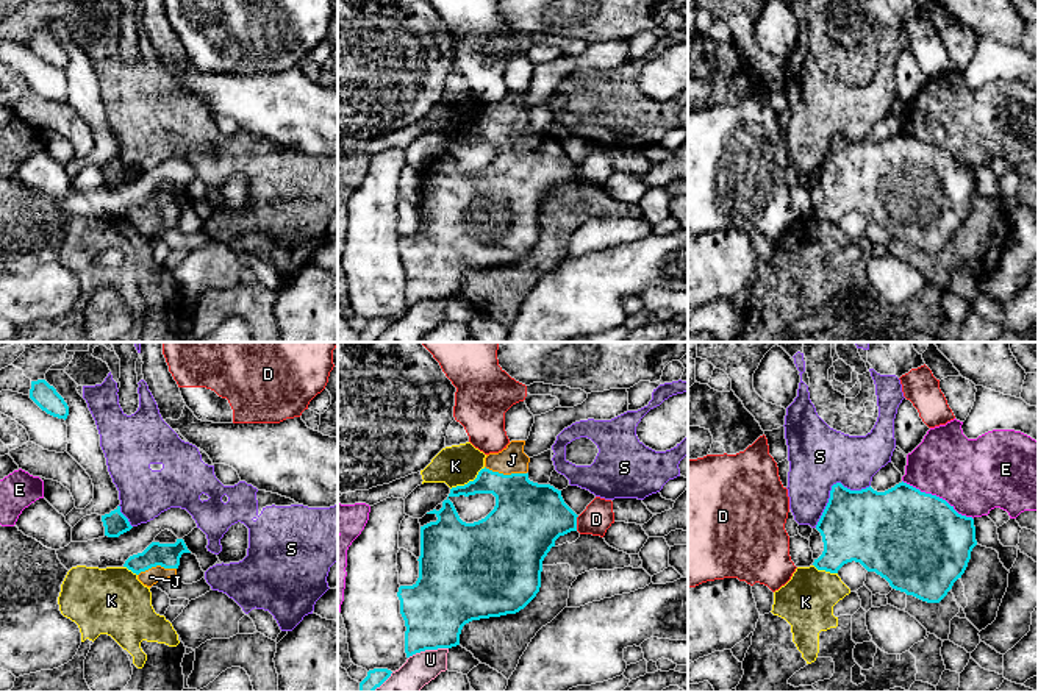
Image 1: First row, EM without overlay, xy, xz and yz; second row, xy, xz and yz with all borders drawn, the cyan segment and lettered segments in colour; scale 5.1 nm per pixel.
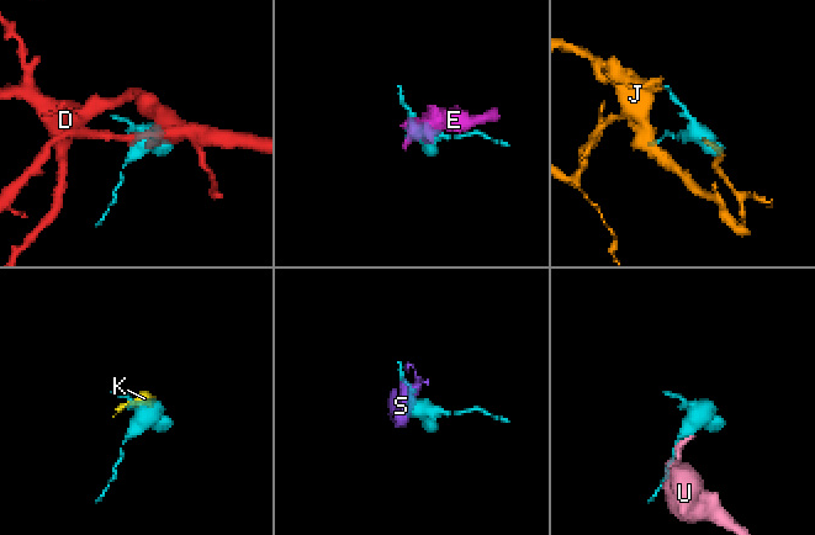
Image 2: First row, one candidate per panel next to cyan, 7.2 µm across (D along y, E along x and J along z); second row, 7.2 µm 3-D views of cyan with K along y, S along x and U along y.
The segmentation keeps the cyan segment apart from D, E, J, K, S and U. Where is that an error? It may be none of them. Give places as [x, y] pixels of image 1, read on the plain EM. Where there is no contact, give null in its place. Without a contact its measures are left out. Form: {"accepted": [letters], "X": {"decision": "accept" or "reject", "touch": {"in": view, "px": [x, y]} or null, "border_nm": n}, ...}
{"accepted": ["J"], "D": {"decision": "reject", "touch": {"in": "xz", "px": [576, 174]}, "border_nm": 80}, "E": {"decision": "reject", "touch": {"in": "yz", "px": [938, 147]}, "border_nm": 420}, "J": {"decision": "accept", "touch": {"in": "xz", "px": [505, 125]}, "border_nm": 220}, "K": {"decision": "reject", "touch": {"in": "xz", "px": [469, 131]}, "border_nm": 220}, "S": {"decision": "reject", "touch": {"in": "yz", "px": [832, 138]}, "border_nm": 360}, "U": {"decision": "reject", "touch": {"in": "xz", "px": [427, 299]}, "border_nm": 220}}

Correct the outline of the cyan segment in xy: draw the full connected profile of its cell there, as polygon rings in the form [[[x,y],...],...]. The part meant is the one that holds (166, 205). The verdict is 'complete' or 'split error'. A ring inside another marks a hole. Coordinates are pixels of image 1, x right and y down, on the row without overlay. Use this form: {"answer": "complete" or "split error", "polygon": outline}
{"answer": "split error", "polygon": [[[183,189],[175,194],[152,192],[142,203],[130,206],[123,217],[138,225],[138,230],[152,237],[161,230],[175,228],[183,203],[191,203]]]}

